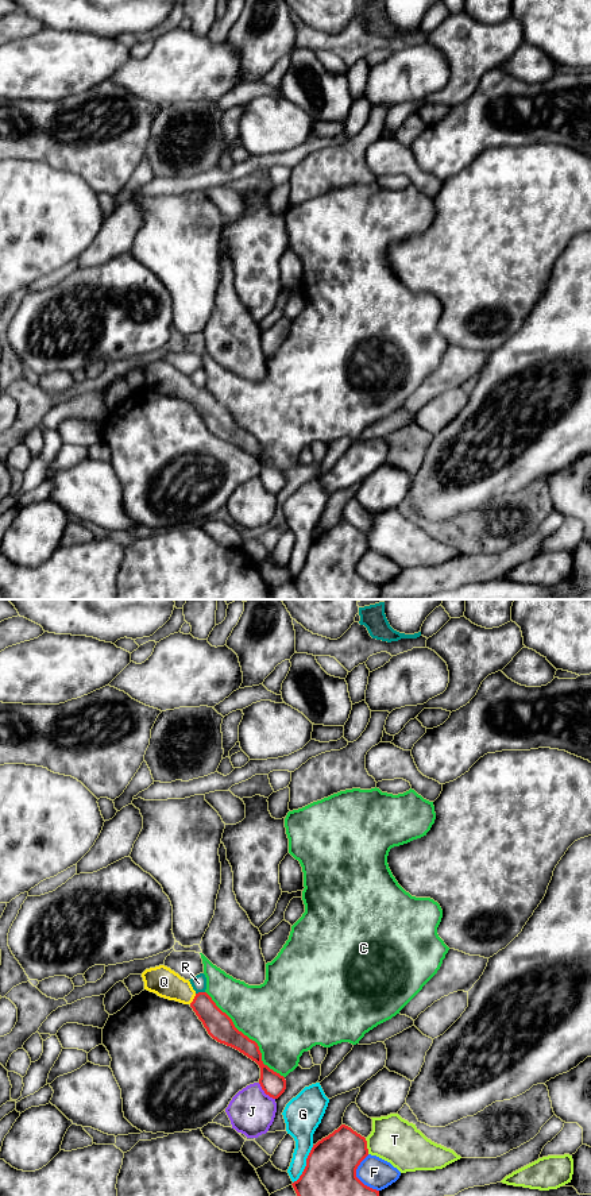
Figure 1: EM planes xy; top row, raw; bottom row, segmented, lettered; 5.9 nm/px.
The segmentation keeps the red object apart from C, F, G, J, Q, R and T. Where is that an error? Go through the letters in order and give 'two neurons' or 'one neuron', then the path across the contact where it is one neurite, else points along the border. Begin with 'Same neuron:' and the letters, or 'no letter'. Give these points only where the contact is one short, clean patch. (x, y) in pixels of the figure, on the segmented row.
Same neuron: Q
C: two neurons
F: two neurons
G: two neurons
J: two neurons
Q: one neuron; runs through xy (219, 1025), (193, 999), (163, 982)
R: two neurons
T: two neurons; border along xy (364, 1138), (369, 1153)

